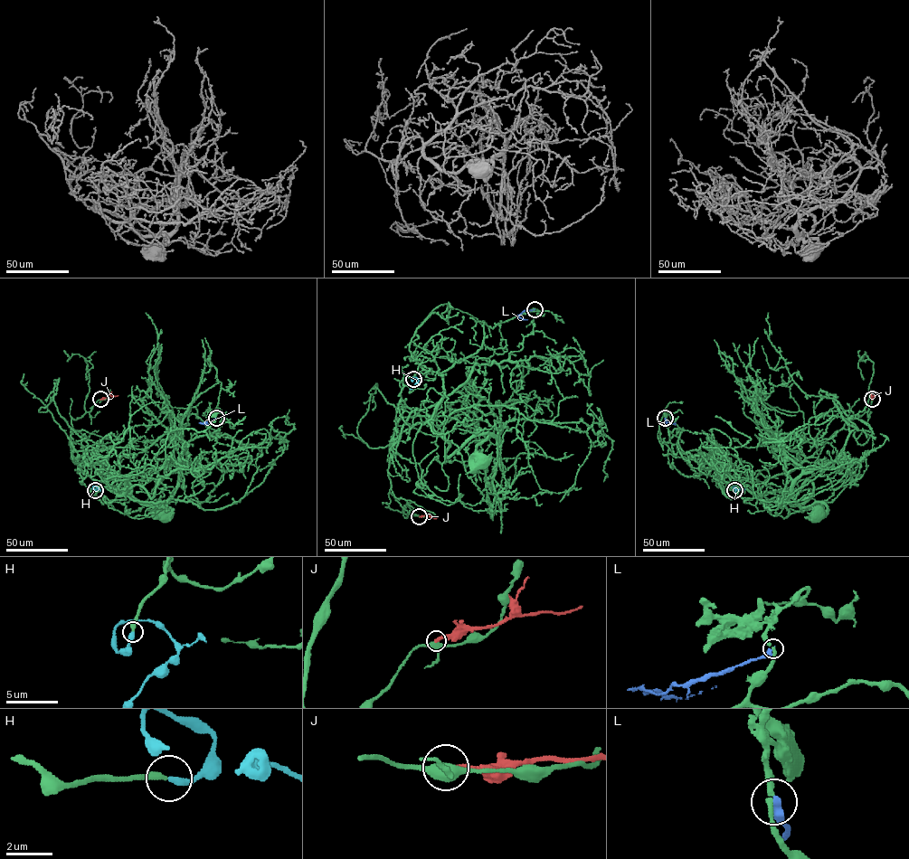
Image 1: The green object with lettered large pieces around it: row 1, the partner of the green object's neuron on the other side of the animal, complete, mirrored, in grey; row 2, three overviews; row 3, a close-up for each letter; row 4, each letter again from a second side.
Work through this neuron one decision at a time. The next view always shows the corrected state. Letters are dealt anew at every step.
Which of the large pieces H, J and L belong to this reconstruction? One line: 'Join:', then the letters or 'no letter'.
Join: H

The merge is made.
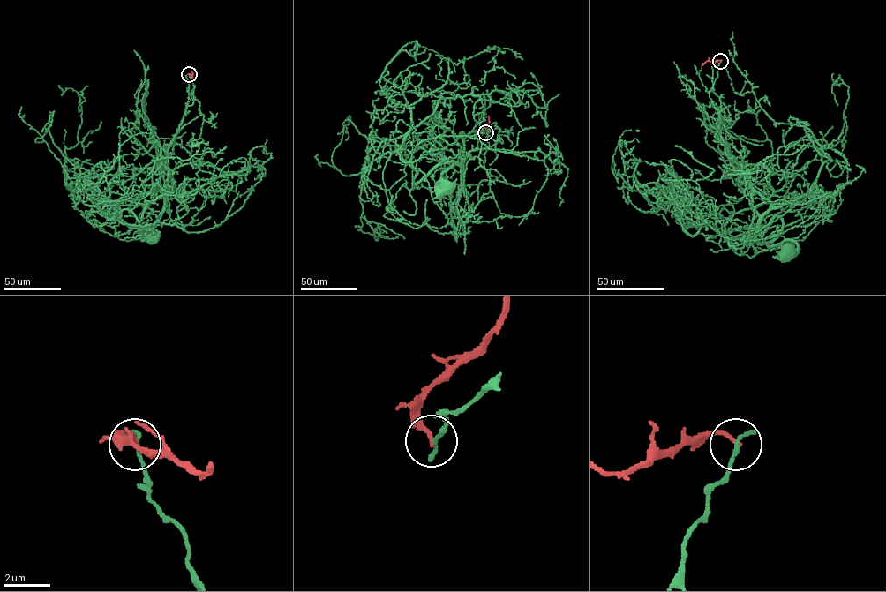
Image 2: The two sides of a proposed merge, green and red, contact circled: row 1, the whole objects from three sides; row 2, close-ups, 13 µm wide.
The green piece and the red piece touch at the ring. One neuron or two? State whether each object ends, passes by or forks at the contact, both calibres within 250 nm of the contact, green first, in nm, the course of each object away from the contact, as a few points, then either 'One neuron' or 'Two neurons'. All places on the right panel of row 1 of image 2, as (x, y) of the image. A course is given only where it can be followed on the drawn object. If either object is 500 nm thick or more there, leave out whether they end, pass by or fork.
At the ring green ends. At the ring red ends. Thickness 220 nm (green) against 190 nm. Course of green: (720, 61), (709, 94), (721, 139), (770, 203), (757, 234), (770, 245), (792, 240), (797, 248), (788, 251). Course of red: (720, 61), (707, 61), (701, 66). Two neurons

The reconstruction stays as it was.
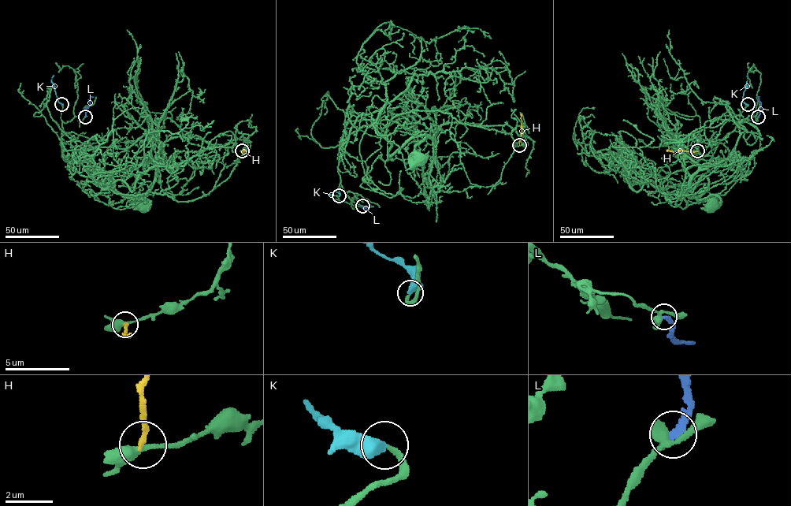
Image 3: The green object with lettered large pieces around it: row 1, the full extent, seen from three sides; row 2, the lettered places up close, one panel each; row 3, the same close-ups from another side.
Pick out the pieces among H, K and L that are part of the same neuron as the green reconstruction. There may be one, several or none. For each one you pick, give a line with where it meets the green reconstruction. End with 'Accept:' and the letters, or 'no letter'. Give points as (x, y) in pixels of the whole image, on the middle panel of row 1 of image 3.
K: contact (339, 195)
Accept: K

